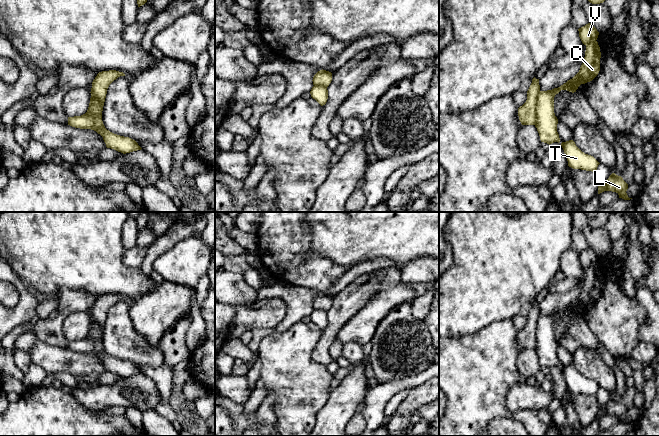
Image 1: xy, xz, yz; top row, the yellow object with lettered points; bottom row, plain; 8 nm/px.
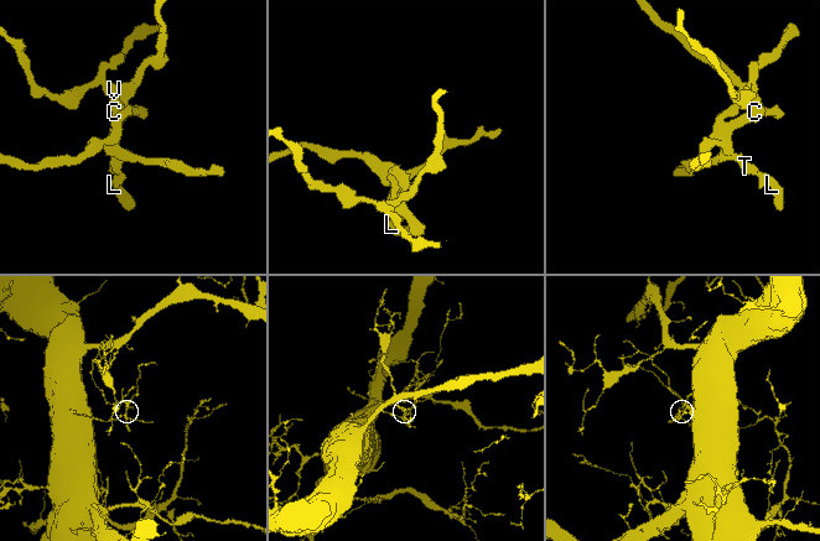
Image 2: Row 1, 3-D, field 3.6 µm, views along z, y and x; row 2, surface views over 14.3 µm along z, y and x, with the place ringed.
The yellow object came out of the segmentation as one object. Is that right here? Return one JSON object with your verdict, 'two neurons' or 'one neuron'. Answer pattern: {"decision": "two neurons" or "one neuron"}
{"decision": "one neuron"}

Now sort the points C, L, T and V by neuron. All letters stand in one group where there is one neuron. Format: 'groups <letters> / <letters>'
groups C L T V

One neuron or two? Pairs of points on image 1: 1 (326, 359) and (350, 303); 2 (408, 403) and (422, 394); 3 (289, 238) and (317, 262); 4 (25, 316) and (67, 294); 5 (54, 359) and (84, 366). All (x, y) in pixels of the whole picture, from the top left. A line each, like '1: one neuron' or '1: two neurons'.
1: one neuron
2: one neuron
3: one neuron
4: two neurons
5: one neuron

